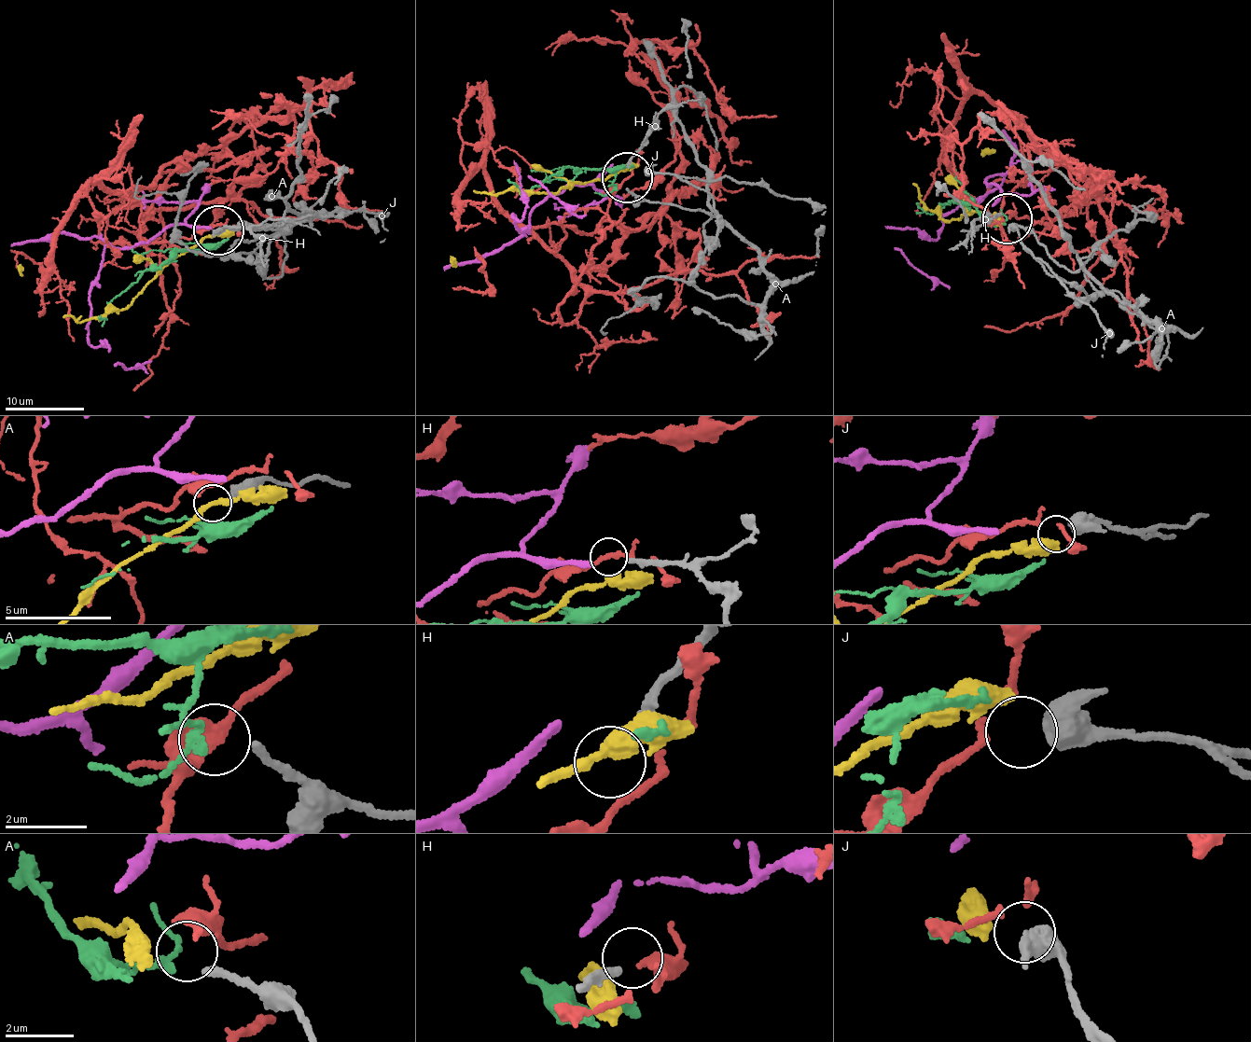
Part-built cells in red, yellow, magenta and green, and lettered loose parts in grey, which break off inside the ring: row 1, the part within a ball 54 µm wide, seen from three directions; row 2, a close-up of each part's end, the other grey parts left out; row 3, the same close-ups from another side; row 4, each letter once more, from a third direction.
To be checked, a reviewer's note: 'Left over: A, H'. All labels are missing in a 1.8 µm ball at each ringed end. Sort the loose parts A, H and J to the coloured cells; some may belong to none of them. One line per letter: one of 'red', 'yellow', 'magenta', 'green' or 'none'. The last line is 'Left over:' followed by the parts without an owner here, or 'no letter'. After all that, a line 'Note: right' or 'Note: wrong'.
A: none
H: none
J: none
Left over: A, H, J
Note: wrong

